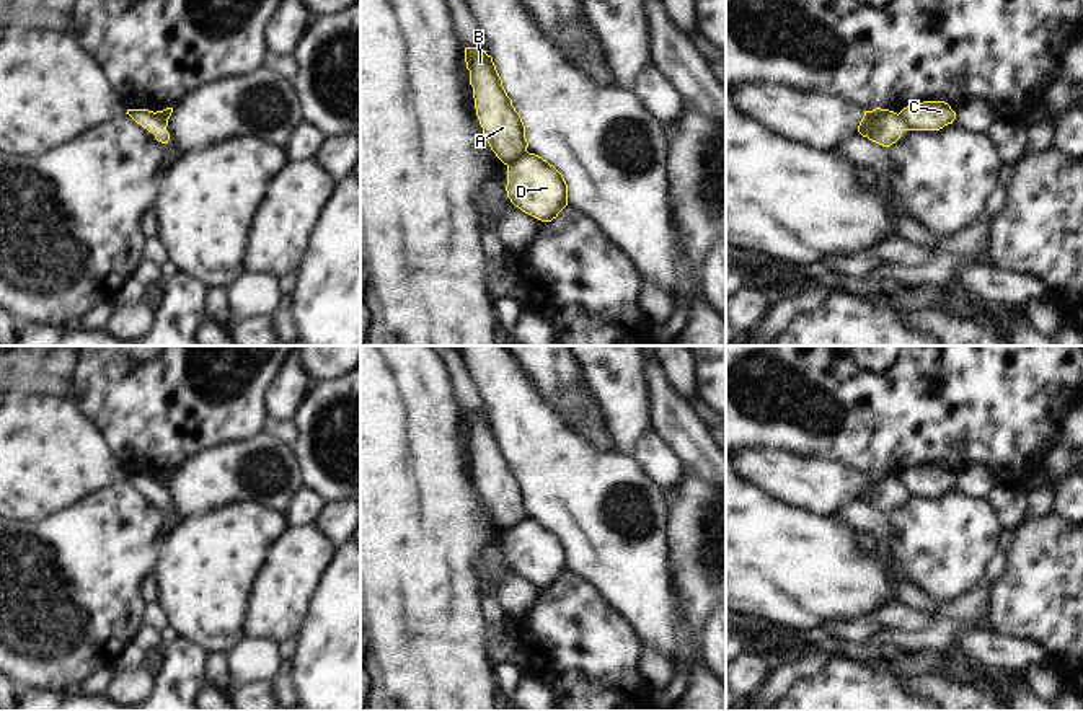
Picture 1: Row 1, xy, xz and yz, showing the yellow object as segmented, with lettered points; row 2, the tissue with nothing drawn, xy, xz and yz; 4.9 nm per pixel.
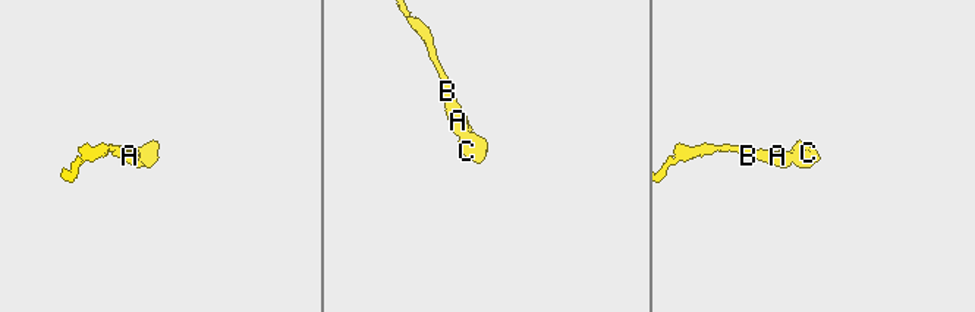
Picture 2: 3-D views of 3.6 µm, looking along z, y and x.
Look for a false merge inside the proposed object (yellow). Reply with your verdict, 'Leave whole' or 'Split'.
Split.

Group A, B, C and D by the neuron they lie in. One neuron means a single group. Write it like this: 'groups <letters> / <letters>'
groups A B / C D

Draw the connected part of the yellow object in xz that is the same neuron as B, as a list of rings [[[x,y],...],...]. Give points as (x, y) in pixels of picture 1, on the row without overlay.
[[[465,413],[465,427],[483,501],[496,522],[509,532],[528,512],[522,483],[512,471],[486,416]]]

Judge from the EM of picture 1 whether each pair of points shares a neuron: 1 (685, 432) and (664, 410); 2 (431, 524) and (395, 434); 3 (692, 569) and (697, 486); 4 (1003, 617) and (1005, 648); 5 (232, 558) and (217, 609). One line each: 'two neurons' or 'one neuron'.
1: one neuron
2: one neuron
3: one neuron
4: two neurons
5: one neuron

